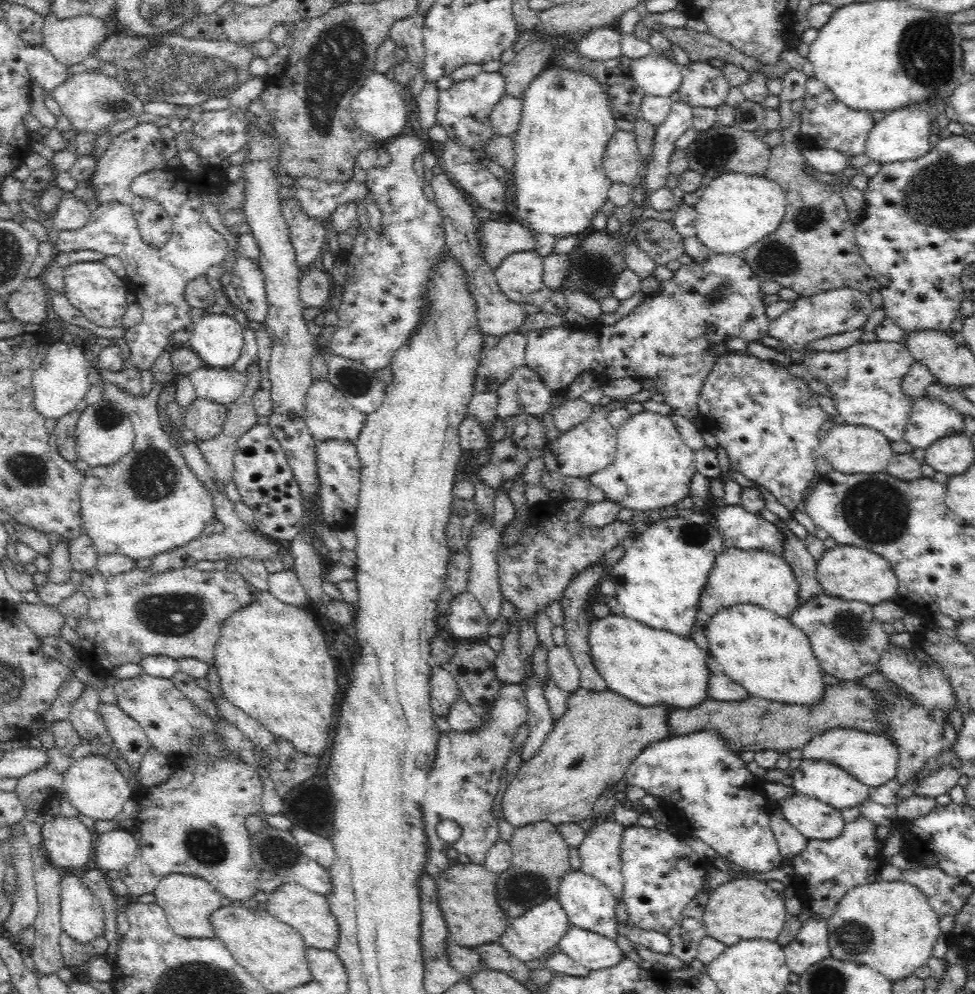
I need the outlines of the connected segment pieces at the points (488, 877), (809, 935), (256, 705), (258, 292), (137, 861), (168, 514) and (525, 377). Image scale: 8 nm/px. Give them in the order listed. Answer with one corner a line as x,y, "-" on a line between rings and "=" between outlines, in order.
458,863
446,868
444,872
440,872
437,878
437,895
438,906
442,911
442,916
446,920
448,926
448,941
464,947
476,947
484,944
495,943
498,938
507,930
506,916
504,912
498,908
496,904
496,894
494,894
494,886
498,882
498,875
490,872
485,865
477,865
474,863
=
818,917
804,921
796,939
783,948
790,973
802,976
810,966
831,957
826,924
826,920
=
260,591
255,602
236,610
223,622
215,644
215,662
221,691
234,706
256,718
275,737
290,741
298,752
320,756
334,733
336,668
328,654
320,621
308,609
279,602
269,591
=
236,256
231,281
223,286
230,302
241,310
250,324
259,326
269,309
265,276
260,266
248,258
=
190,759
184,768
173,768
172,776
158,786
141,789
137,800
138,815
131,824
140,832
136,858
118,871
130,896
152,893
166,874
178,873
203,878
224,897
245,900
258,892
258,866
250,858
250,837
244,825
248,814
262,813
262,781
247,763
234,763
230,759
=
101,376
100,380
101,401
109,401
112,405
118,406
131,418
135,441
133,451
112,465
89,467
83,472
85,478
79,491
81,535
92,541
92,547
98,556
120,554
133,561
154,558
160,552
201,537
203,527
211,524
215,516
213,501
205,486
190,468
187,468
183,455
168,441
168,435
160,427
156,402
163,385
155,381
151,391
142,397
118,388
115,384
103,380
=
527,364
514,370
497,393
497,416
503,420
516,415
542,416
552,409
552,390

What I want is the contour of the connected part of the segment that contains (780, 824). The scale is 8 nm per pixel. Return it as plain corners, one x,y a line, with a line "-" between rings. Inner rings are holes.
778,807
773,809
772,814
769,814
769,821
779,844
780,854
784,858
791,859
800,850
804,850
807,838
784,819

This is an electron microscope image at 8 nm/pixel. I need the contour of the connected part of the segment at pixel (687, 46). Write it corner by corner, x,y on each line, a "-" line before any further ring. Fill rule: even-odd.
643,20
644,25
651,34
662,34
672,45
682,48
689,57
690,62
708,62
711,59
721,59
725,62
741,66
746,72
757,70
764,75
784,76
786,72
786,60
777,60
772,65
758,63
756,59
749,58
736,51
730,44
716,40
708,34
685,28
670,28
664,24
652,23

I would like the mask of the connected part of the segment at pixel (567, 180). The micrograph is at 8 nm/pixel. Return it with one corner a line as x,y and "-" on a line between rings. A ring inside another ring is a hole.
552,66
545,68
535,79
531,80
528,90
523,94
523,110
521,113
521,120
518,129
513,135
510,136
492,136
488,138
484,144
482,144
482,153
493,161
498,162
500,166
503,166
504,170
508,172
511,178
511,184
516,186
516,201
517,214
520,216
520,223
524,228
532,229
537,234
548,234
554,238
556,237
572,237
579,240
581,236
584,236
591,229
591,222
594,215
600,211
602,205
607,200
607,192
609,191
611,180
607,177
605,168
603,167
603,156
608,141
612,138
612,135
618,130
615,126
614,118
611,111
606,104
606,95
602,91
602,84
590,75
586,73
576,73
576,71
570,71
558,66

